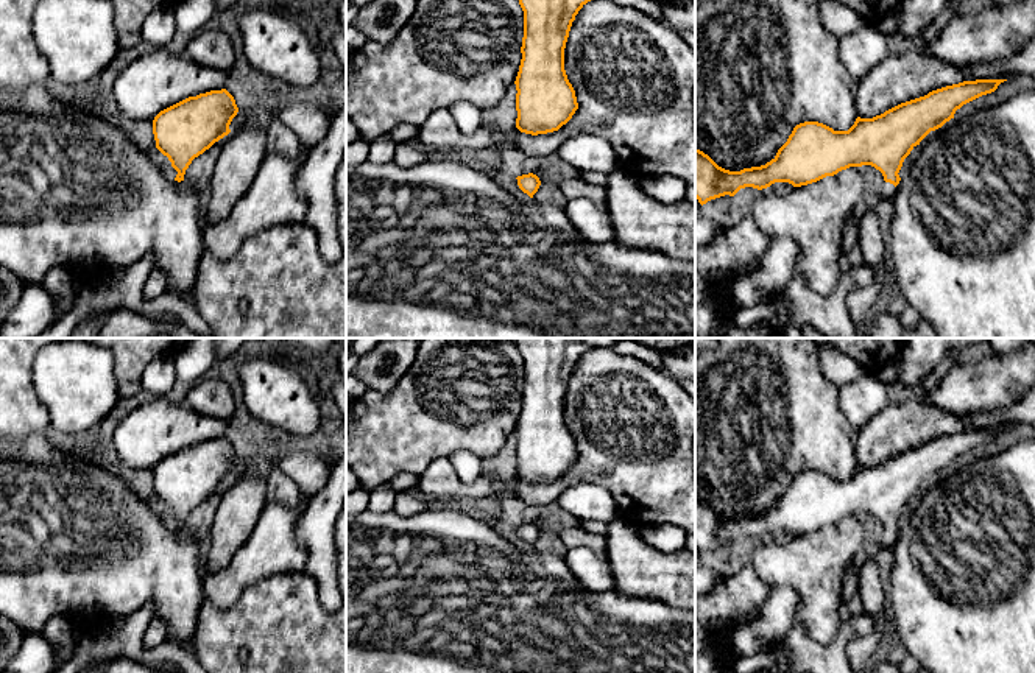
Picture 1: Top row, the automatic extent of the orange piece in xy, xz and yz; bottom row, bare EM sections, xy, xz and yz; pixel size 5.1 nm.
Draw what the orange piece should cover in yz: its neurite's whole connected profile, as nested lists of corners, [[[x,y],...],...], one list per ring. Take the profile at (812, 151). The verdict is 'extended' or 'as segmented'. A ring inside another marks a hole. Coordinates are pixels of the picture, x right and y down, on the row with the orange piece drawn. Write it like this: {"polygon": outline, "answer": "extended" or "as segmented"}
{"polygon": [[[976,79],[946,86],[924,97],[901,103],[873,118],[857,117],[848,131],[834,131],[818,122],[800,123],[770,162],[740,171],[729,171],[719,167],[708,154],[695,148],[695,198],[703,206],[725,195],[734,196],[745,187],[762,190],[775,182],[789,182],[793,187],[801,187],[826,176],[834,176],[850,167],[871,165],[882,173],[885,181],[881,199],[892,199],[901,181],[898,173],[910,151],[931,131],[941,128],[954,118],[957,109],[982,95],[994,92],[1004,81],[1007,79]]], "answer": "extended"}

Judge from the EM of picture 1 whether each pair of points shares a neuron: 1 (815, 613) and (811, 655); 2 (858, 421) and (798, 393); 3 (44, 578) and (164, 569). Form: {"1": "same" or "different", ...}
{"1": "different", "2": "different", "3": "same"}

